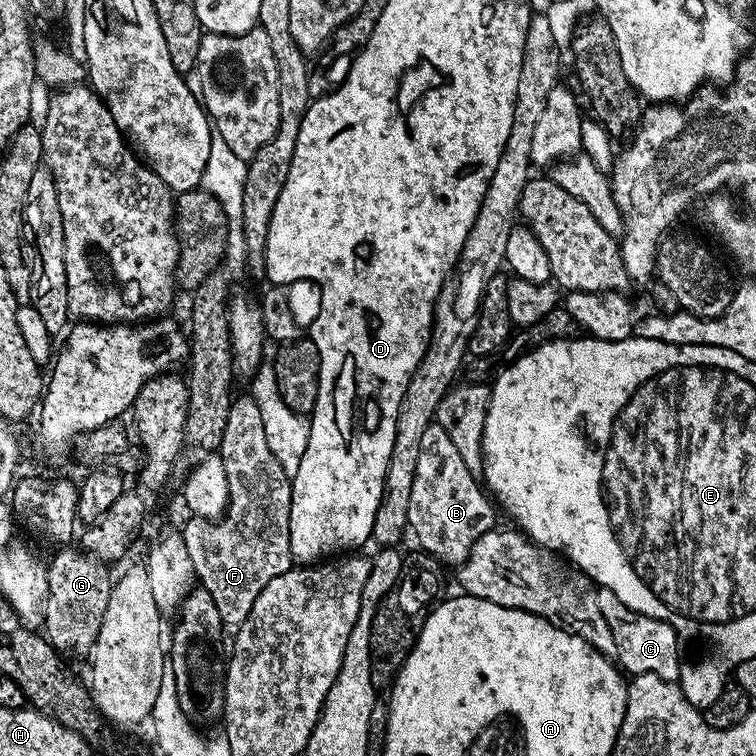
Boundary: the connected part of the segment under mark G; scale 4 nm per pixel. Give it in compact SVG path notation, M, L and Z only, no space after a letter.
M64 546L51 561L47 561L48 597L44 603L43 635L57 652L87 657L102 626L106 602L112 593L114 576L108 573L109 565L103 560L81 550Z

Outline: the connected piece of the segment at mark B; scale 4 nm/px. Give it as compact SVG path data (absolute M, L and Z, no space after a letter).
M435 422L428 424L422 433L422 447L418 449L418 470L414 470L414 487L410 489L408 511L408 526L411 535L416 535L419 547L429 556L435 556L441 565L459 566L464 563L479 536L497 527L495 510L481 481L468 469L466 462L462 462L462 454L458 454L454 442L450 442L446 430L442 430L442 426Z

